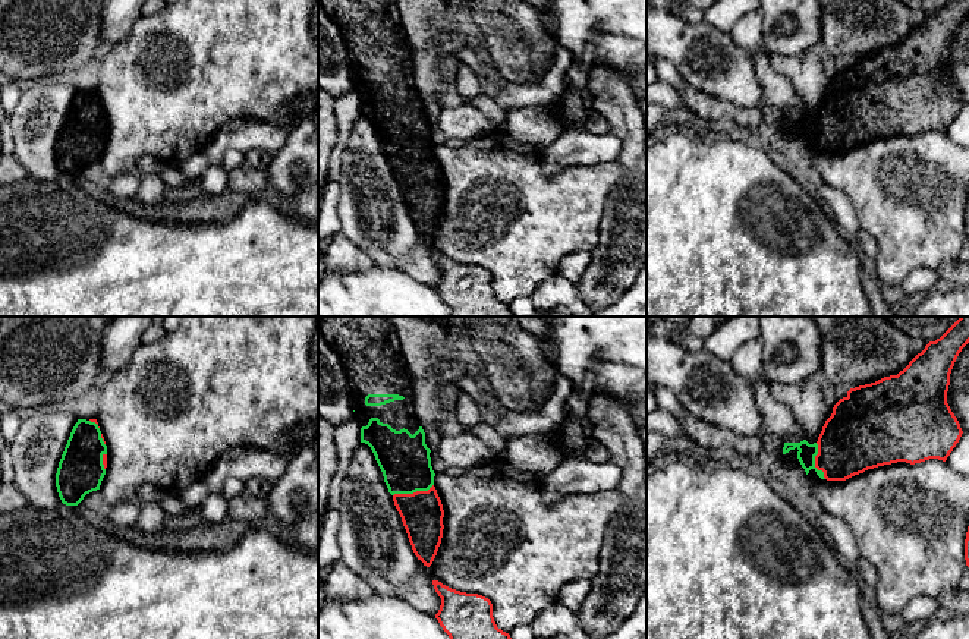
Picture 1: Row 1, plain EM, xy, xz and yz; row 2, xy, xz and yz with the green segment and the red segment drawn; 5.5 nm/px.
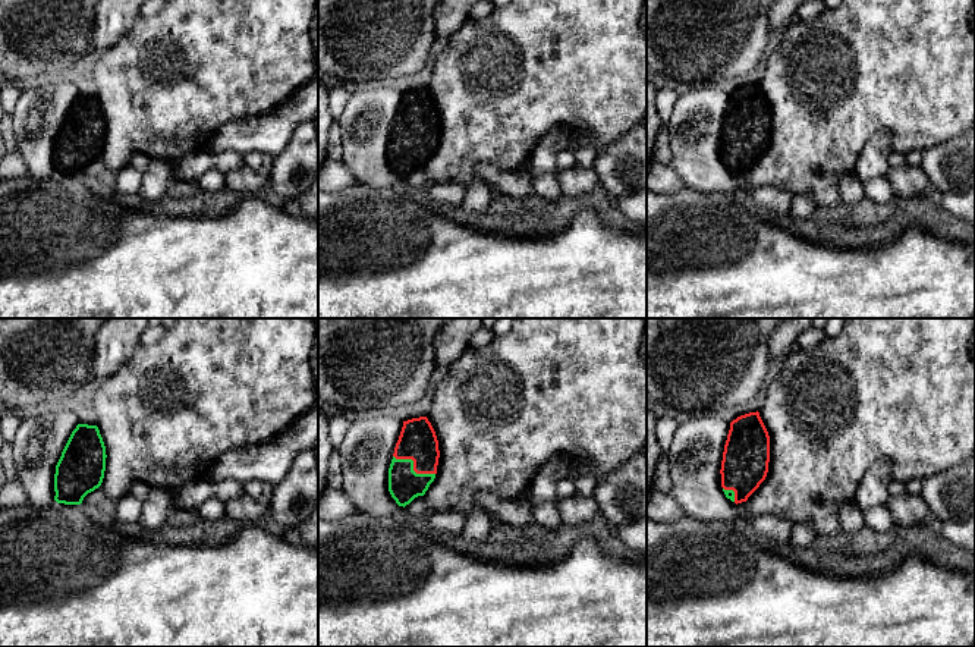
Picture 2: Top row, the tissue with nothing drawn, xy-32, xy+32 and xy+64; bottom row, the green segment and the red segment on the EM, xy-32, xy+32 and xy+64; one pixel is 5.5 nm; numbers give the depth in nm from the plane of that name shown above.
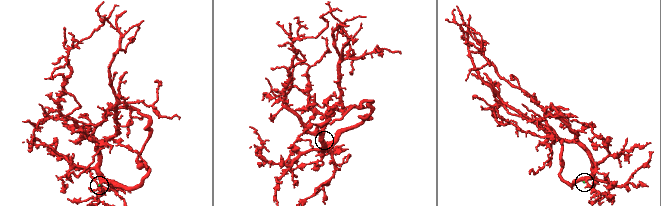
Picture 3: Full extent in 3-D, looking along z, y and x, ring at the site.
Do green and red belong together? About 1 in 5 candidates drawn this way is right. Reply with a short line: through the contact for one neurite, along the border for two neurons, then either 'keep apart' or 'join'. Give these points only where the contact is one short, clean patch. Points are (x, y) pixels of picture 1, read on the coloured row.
join

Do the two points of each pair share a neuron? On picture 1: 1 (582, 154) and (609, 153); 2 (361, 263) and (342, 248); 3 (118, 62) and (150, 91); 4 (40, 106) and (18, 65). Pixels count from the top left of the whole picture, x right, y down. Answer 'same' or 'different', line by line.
1: same
2: same
3: same
4: different

